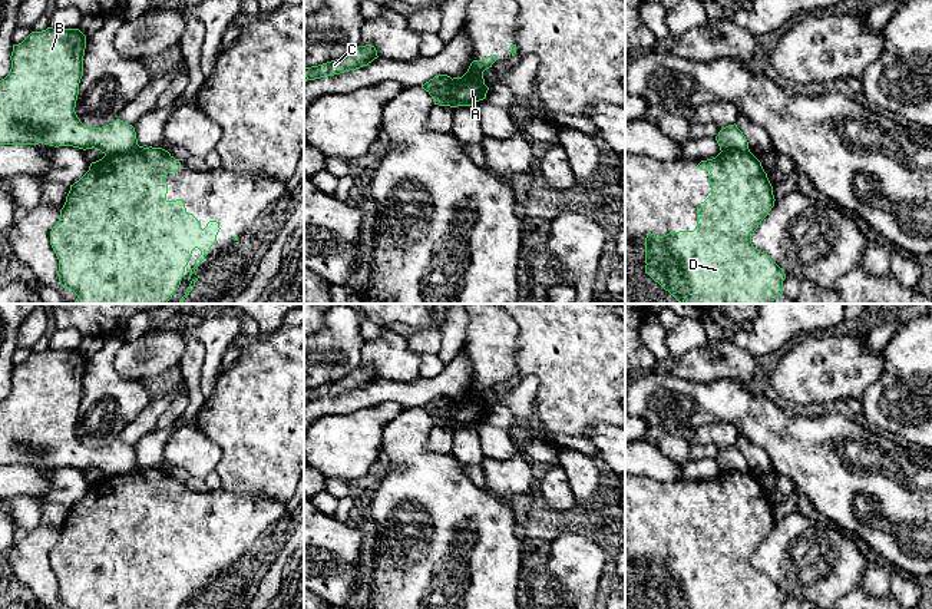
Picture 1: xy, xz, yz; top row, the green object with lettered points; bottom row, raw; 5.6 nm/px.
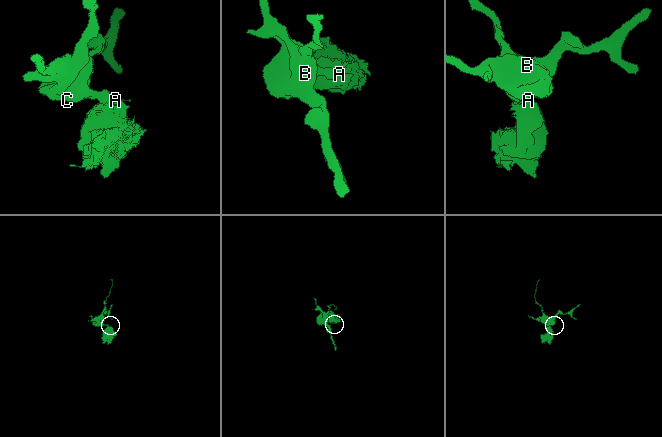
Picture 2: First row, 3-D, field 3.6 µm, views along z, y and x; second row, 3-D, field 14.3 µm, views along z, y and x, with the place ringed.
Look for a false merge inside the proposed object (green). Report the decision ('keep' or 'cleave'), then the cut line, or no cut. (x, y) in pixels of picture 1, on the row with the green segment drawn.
cleave | xy (138, 145), (129, 151), (105, 156)

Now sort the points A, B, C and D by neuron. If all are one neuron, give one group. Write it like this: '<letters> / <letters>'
A D / B C

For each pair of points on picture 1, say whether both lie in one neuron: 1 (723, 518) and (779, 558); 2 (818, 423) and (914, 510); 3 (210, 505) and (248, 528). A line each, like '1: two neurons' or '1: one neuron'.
1: two neurons
2: one neuron
3: one neuron

